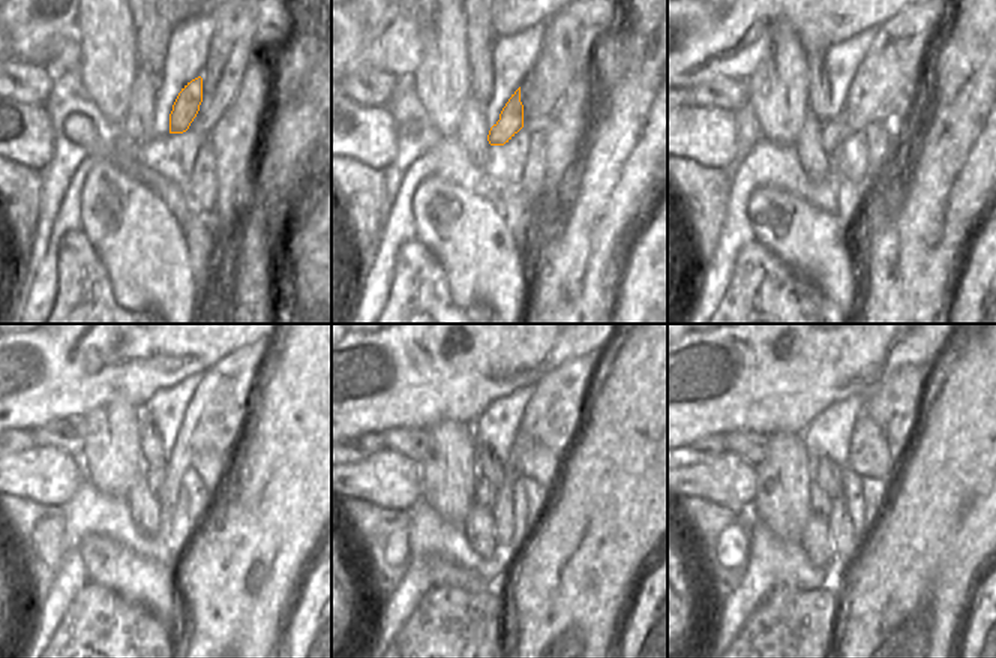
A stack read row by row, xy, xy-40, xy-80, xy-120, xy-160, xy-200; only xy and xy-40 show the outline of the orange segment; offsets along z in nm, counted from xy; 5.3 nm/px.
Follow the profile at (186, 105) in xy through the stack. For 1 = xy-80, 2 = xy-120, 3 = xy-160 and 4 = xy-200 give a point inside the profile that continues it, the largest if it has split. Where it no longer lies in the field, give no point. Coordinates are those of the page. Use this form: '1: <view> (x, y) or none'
1: xy-80 (834, 131)
2: xy-120 (155, 477)
3: xy-160 (485, 493)
4: xy-200 (821, 504)

